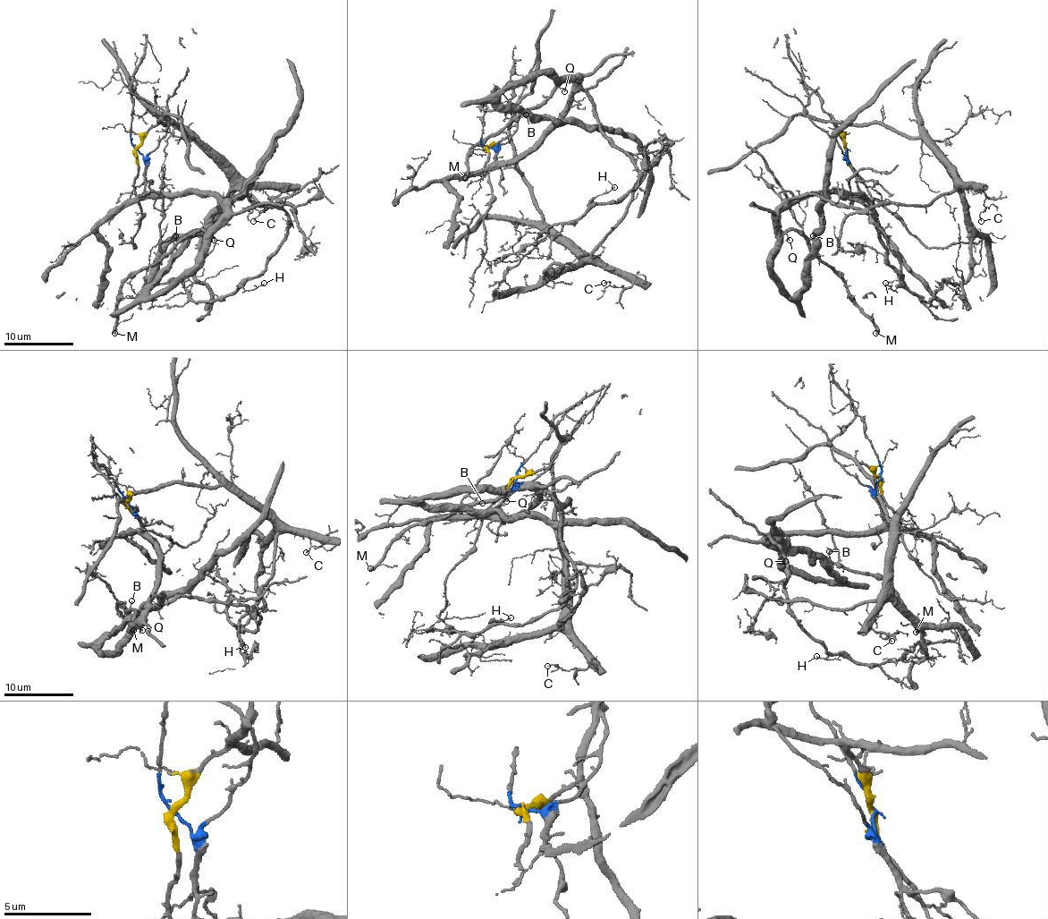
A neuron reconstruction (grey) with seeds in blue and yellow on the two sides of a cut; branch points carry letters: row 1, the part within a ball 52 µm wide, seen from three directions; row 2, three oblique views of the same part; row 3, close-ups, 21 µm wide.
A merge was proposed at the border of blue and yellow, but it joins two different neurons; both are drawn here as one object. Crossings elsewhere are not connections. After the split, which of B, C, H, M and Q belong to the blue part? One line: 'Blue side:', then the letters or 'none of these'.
Blue side: B, H, M, Q

